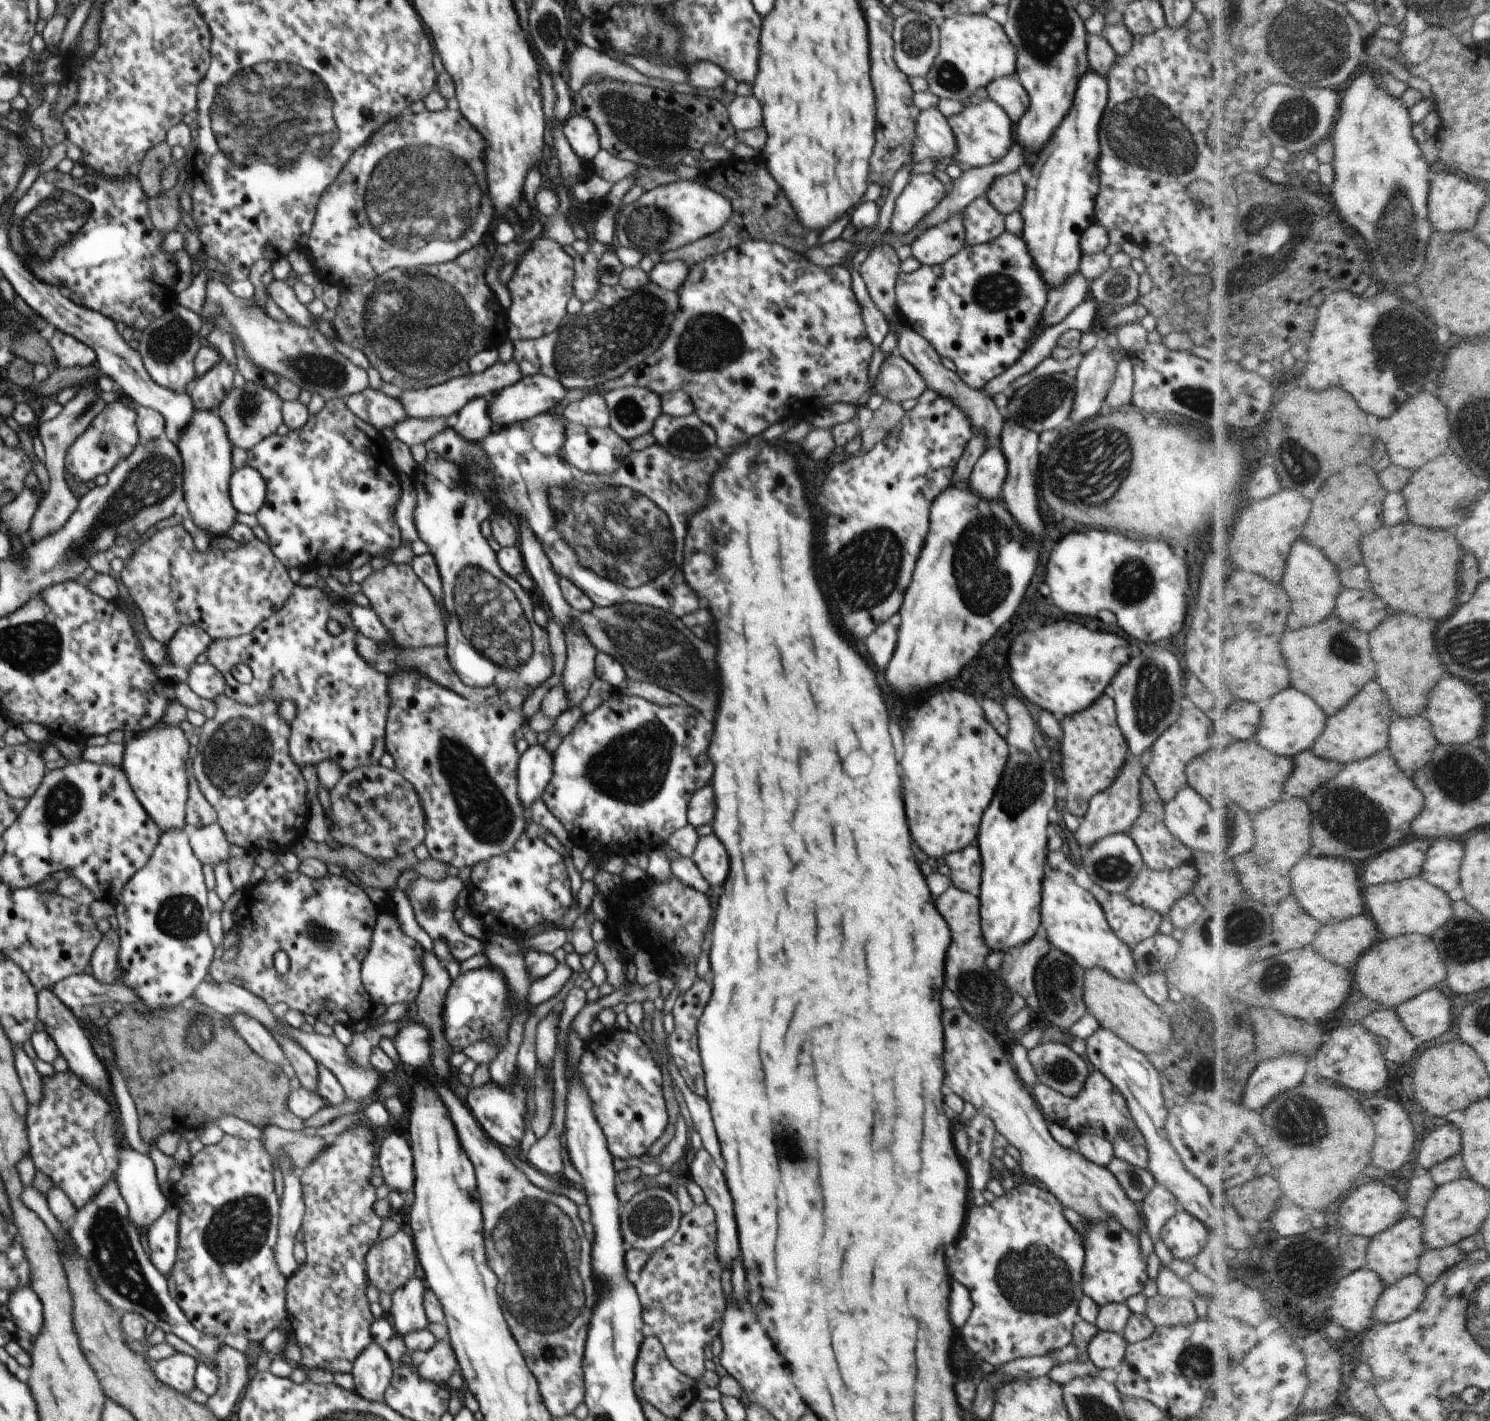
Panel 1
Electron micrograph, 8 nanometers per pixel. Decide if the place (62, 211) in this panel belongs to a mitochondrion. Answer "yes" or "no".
yes

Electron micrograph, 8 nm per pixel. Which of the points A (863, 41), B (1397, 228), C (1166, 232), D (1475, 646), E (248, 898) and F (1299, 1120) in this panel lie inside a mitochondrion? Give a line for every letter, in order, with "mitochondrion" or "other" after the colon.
A: other
B: mitochondrion
C: other
D: mitochondrion
E: other
F: mitochondrion

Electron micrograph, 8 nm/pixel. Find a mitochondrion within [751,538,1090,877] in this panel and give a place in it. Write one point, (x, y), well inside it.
(1024, 783)

